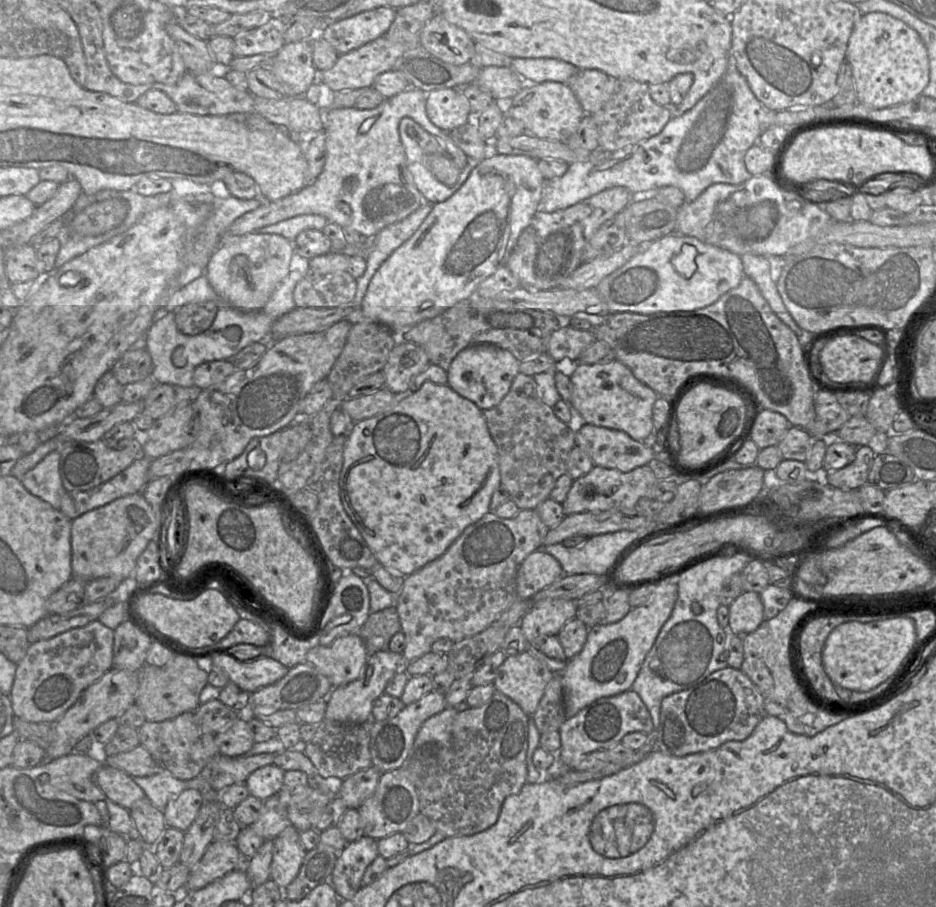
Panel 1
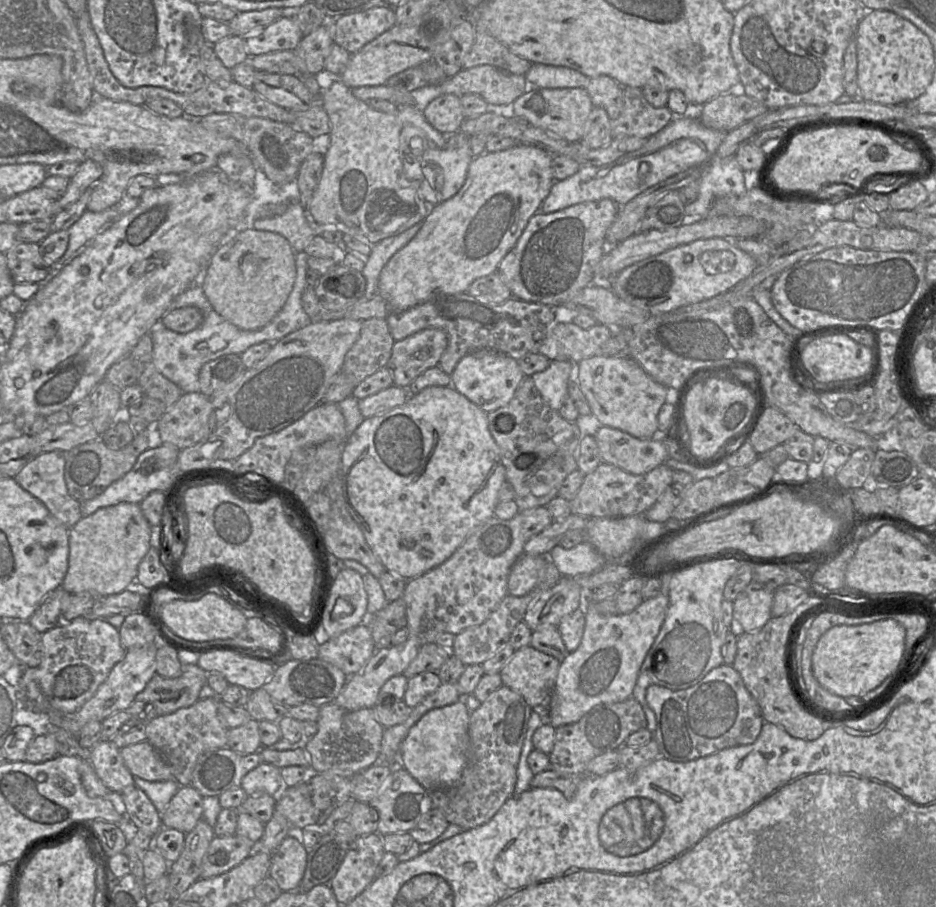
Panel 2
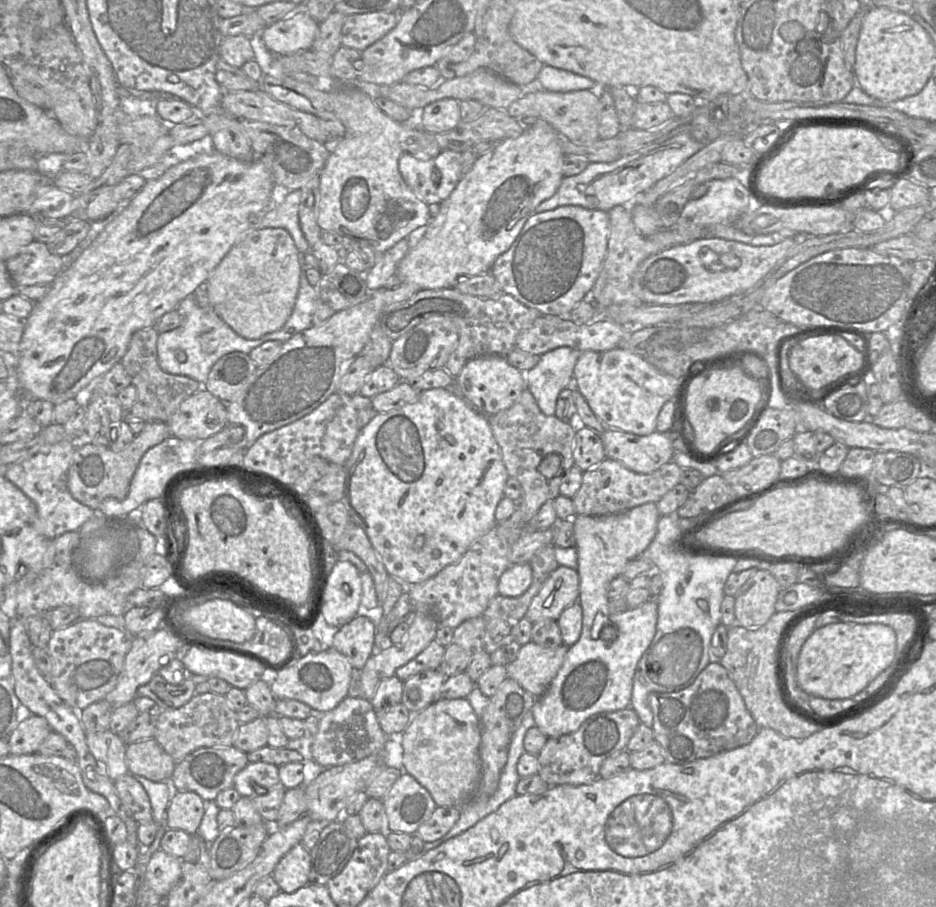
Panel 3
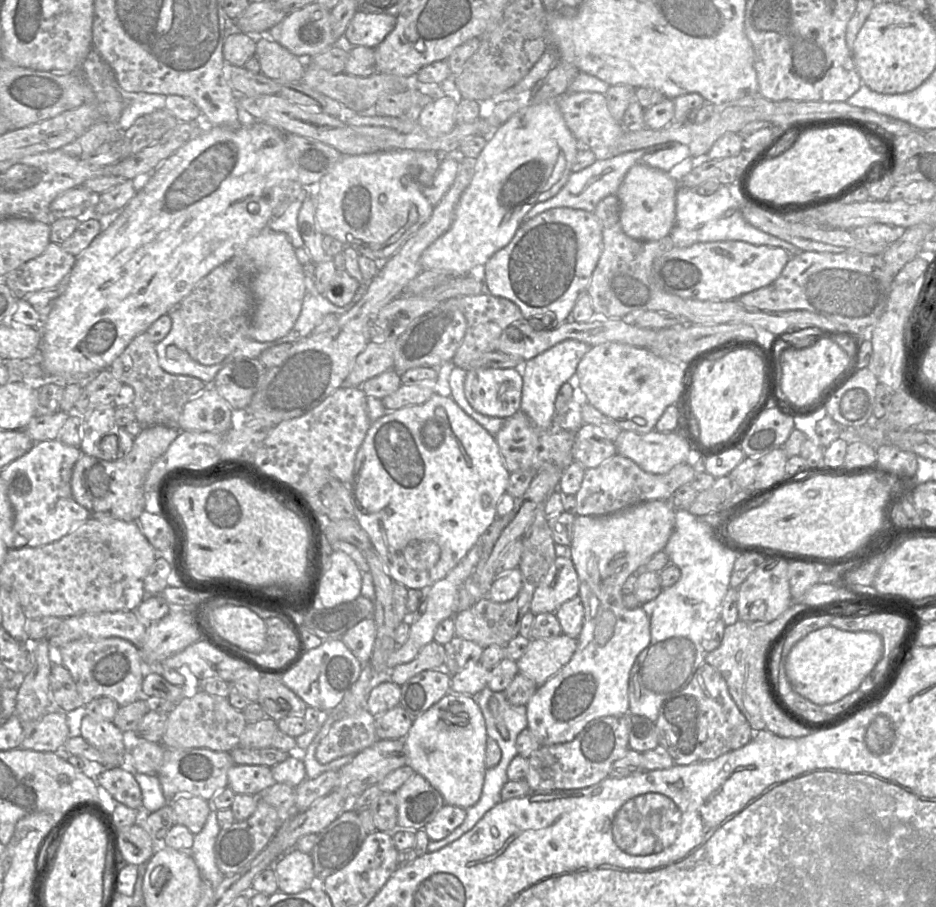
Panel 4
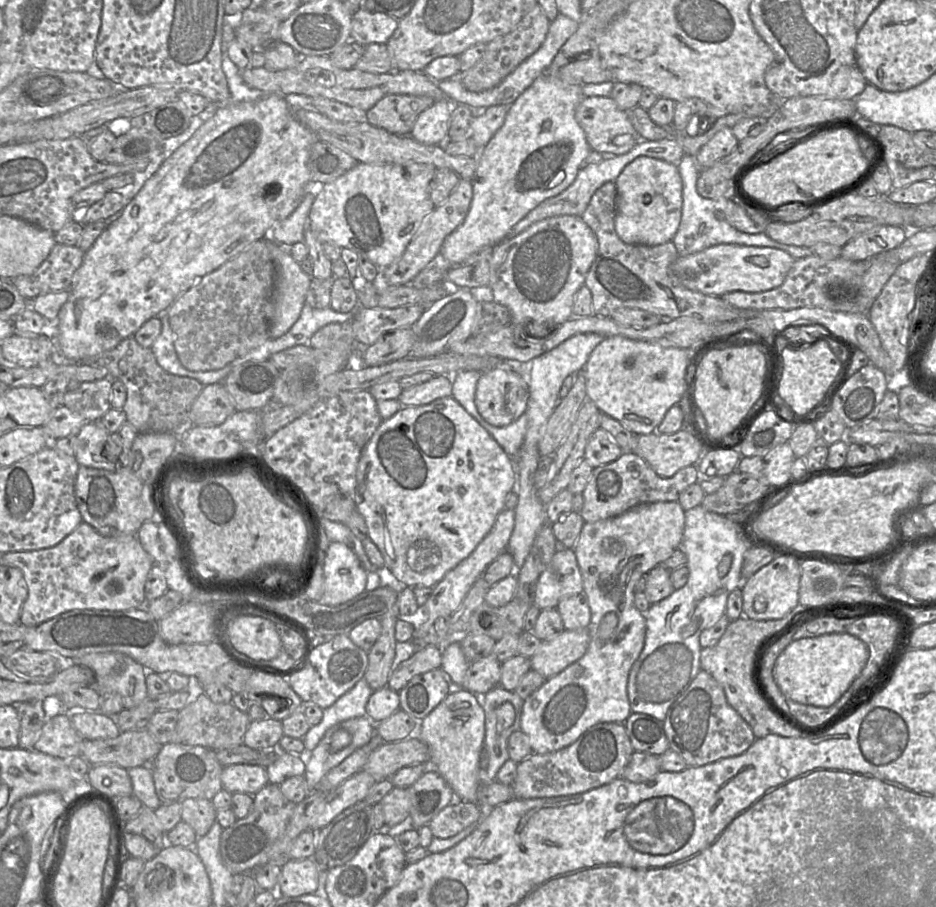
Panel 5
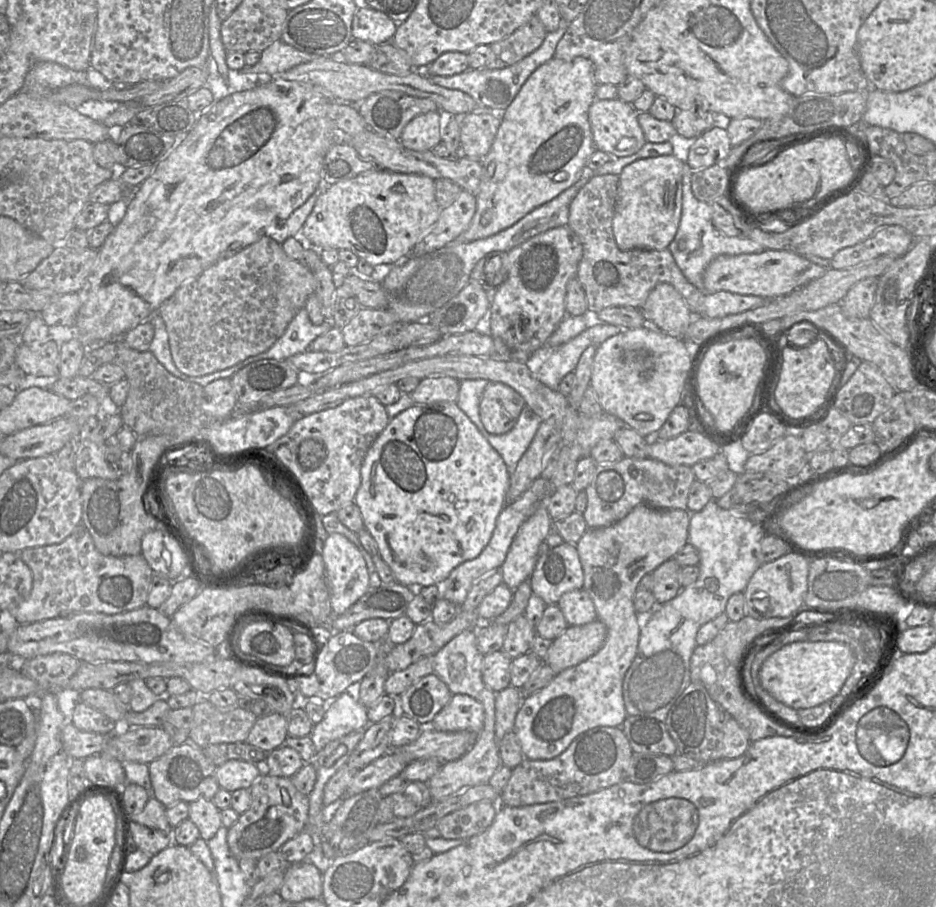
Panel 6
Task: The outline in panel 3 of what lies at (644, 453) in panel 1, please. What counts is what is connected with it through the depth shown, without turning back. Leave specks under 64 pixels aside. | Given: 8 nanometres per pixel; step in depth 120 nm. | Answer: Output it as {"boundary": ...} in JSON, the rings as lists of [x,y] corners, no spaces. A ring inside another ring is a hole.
{"boundary":[[[606,429],[601,434],[607,458],[614,459],[628,469],[649,474],[673,459],[674,451],[667,434],[657,430],[645,436],[618,429]]]}

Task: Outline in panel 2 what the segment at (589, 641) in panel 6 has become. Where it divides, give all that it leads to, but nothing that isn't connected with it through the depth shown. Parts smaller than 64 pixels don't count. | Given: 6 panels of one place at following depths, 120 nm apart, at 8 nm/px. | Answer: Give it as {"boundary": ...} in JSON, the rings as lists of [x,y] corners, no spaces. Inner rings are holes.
{"boundary":[[[531,645],[515,650],[500,671],[503,685],[523,696],[533,708],[547,708],[560,661]]]}

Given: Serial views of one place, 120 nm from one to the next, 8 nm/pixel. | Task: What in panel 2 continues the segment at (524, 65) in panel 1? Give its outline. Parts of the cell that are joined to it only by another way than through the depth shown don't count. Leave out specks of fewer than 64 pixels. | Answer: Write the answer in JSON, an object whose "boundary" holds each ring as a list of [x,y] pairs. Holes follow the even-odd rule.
{"boundary":[[[533,63],[524,76],[526,81],[548,89],[586,88],[590,79],[567,67],[538,63]]]}

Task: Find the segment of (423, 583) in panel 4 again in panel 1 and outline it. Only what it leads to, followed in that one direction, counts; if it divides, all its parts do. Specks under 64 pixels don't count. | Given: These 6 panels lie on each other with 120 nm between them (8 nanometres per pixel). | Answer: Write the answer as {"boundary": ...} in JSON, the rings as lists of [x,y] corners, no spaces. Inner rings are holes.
{"boundary":[[[425,382],[416,392],[398,396],[397,403],[388,411],[353,423],[347,433],[343,450],[343,466],[340,475],[340,496],[344,509],[378,563],[402,576],[409,576],[443,555],[465,528],[480,520],[490,512],[490,502],[494,491],[501,485],[499,453],[483,411],[476,404],[452,390],[447,384],[440,385]]]}

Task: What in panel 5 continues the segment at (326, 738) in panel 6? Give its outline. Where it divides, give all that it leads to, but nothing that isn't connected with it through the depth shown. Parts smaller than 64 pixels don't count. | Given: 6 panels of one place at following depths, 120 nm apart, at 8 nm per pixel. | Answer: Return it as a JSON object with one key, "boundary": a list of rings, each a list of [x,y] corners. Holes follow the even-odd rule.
{"boundary":[[[362,677],[350,690],[331,706],[323,709],[322,720],[310,727],[302,738],[306,752],[311,752],[333,725],[352,718],[366,716],[366,705],[373,690]]]}

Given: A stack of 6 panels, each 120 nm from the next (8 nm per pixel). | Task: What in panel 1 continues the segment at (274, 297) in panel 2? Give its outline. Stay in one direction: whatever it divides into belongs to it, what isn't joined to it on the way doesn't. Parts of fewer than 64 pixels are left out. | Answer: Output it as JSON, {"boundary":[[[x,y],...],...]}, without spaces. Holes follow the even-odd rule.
{"boundary":[[[247,233],[226,237],[212,254],[205,276],[220,299],[241,311],[261,309],[275,288],[296,266],[293,242],[279,234]]]}

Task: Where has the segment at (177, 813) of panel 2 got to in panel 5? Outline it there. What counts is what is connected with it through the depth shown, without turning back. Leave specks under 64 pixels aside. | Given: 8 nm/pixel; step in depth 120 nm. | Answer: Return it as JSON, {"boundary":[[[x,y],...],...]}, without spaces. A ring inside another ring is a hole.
{"boundary":[[[187,798],[180,803],[182,821],[192,827],[198,838],[206,835],[216,821],[217,810],[212,801],[202,798]]]}

